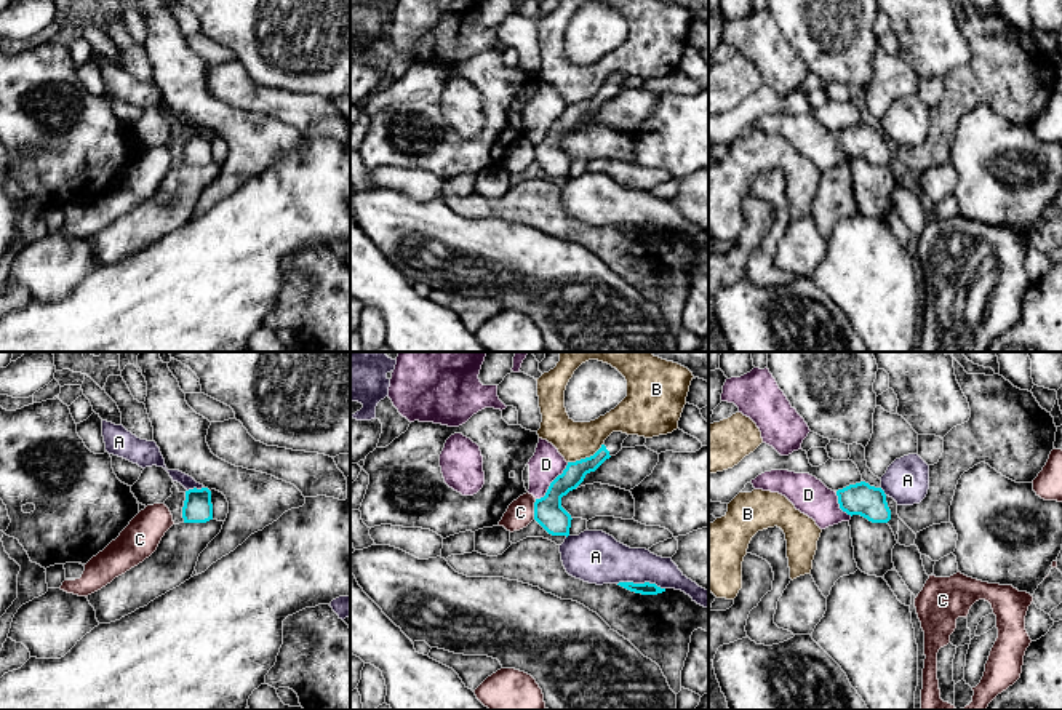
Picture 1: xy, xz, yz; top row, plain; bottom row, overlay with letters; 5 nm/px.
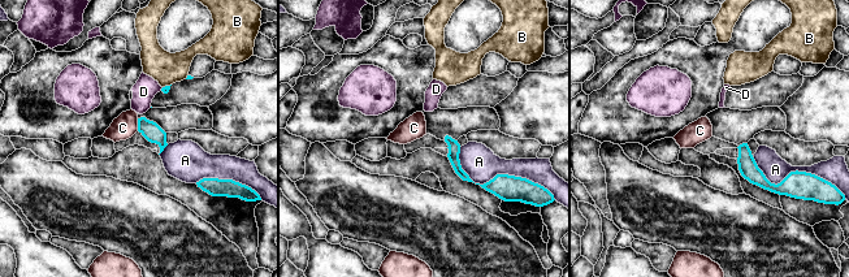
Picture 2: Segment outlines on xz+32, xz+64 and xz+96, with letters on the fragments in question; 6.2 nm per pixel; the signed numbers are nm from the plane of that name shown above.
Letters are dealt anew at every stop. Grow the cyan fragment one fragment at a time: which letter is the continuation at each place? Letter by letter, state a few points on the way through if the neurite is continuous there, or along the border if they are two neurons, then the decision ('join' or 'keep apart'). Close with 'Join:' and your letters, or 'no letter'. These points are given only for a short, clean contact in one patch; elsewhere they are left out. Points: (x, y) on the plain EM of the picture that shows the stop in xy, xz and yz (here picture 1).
A: keep apart
B: keep apart
C: border along xz (536, 141), (533, 160); keep apart
D: border along xz (568, 104), (547, 133), (536, 141); keep apart
Join: no letter

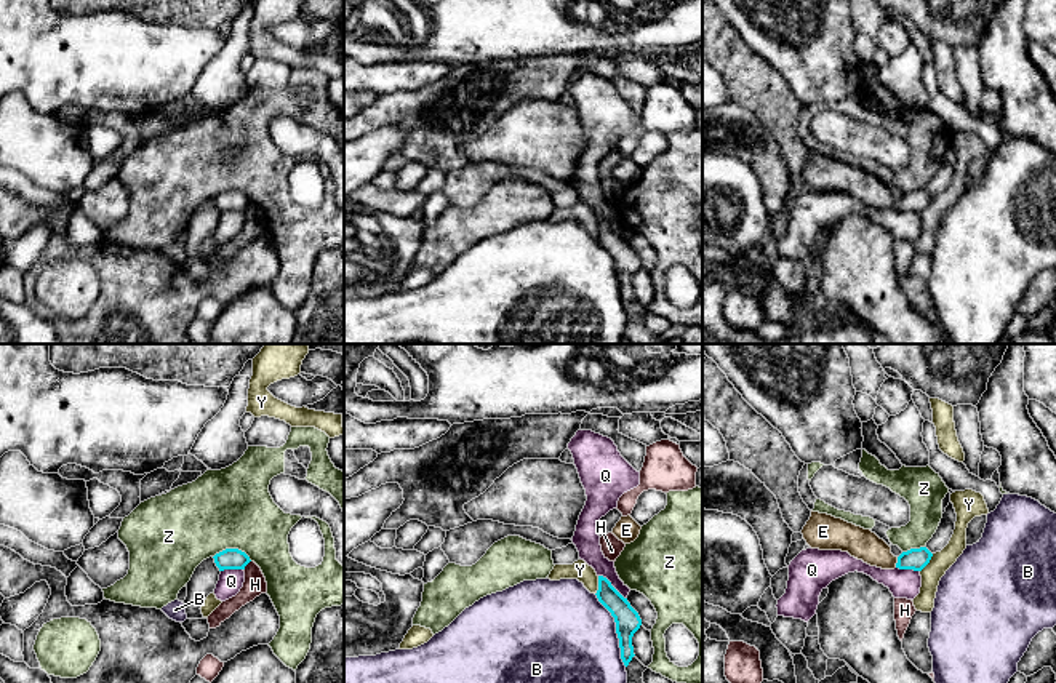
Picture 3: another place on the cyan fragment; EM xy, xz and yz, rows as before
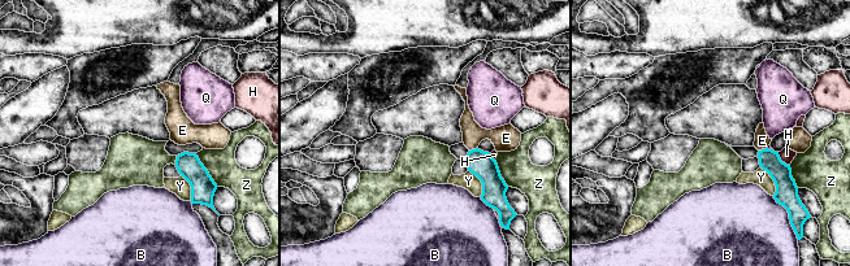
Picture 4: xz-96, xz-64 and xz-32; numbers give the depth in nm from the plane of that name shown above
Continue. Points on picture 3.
B: keep apart
E: runs through yz (916, 200), (898, 203), (888, 203), (863, 186); join
H: keep apart
Q: keep apart
Y: keep apart
Z: keep apart
Join: E

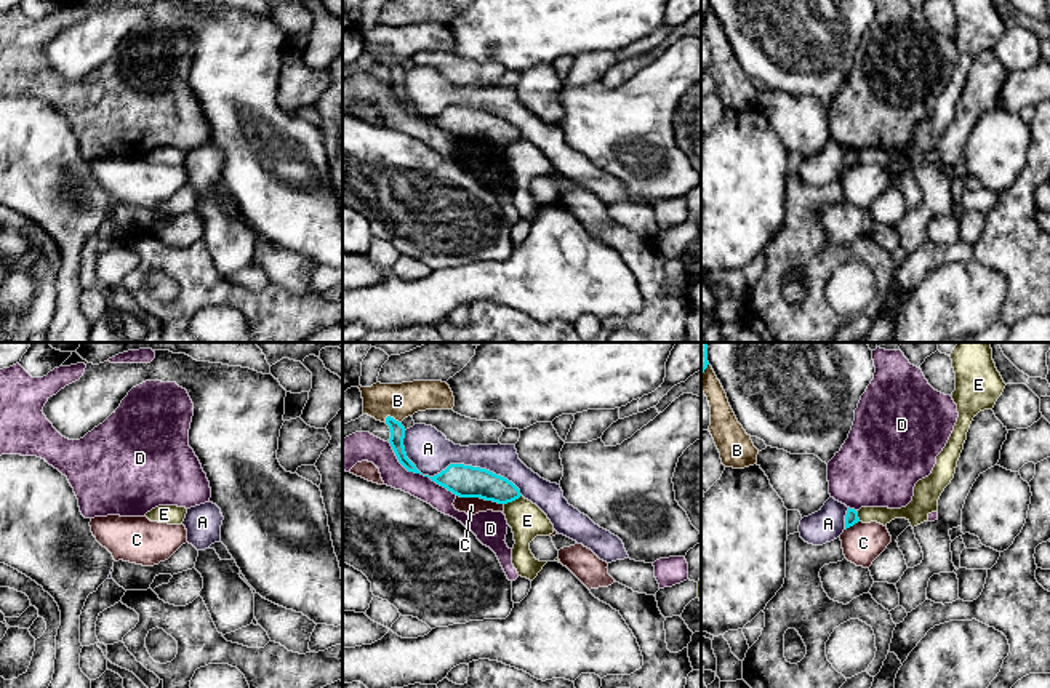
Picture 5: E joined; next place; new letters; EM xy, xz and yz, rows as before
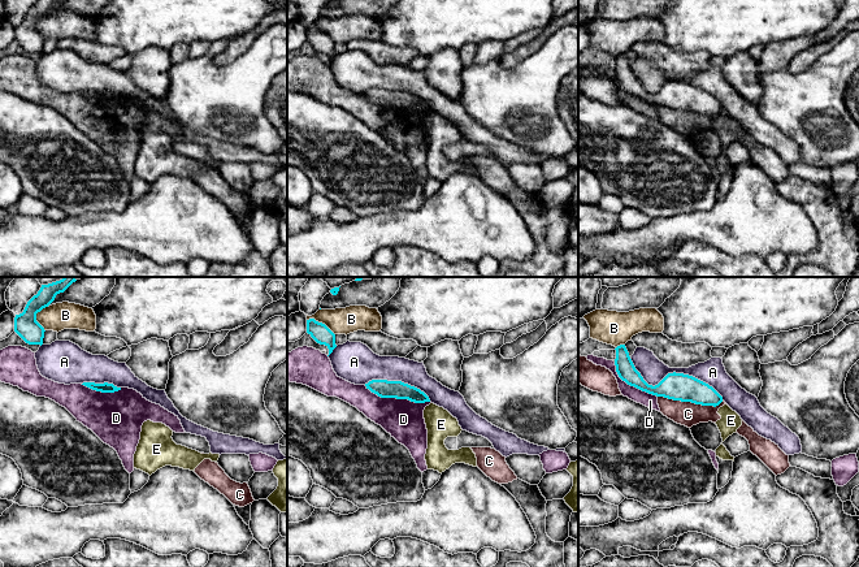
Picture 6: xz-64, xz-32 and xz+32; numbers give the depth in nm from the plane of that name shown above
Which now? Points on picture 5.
A: keep apart
B: keep apart
C: keep apart
D: keep apart
E: border along xz (520, 136), (504, 146); keep apart
Join: no letter

